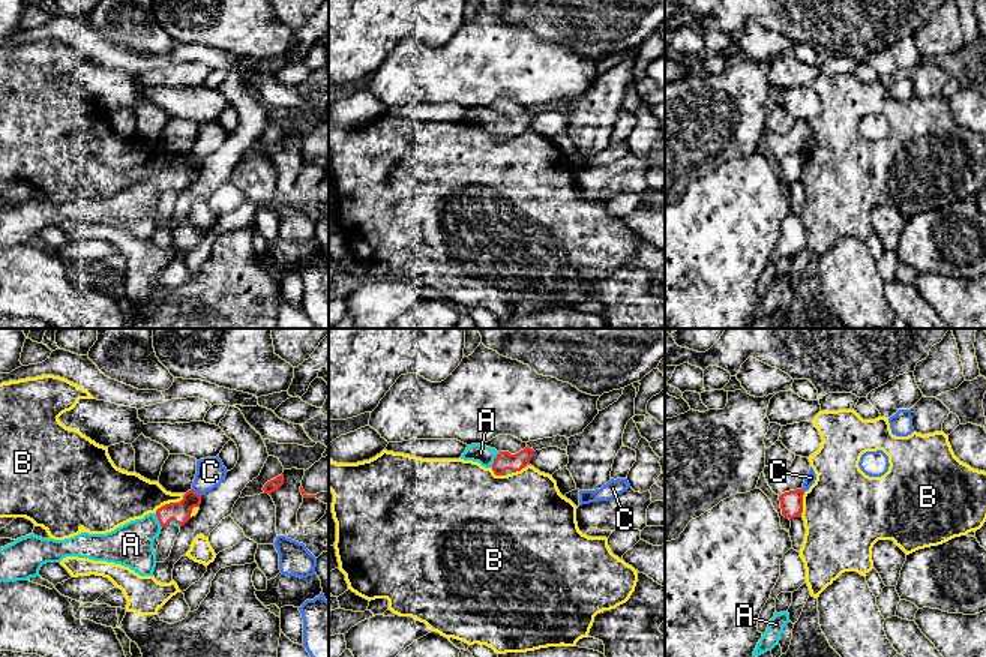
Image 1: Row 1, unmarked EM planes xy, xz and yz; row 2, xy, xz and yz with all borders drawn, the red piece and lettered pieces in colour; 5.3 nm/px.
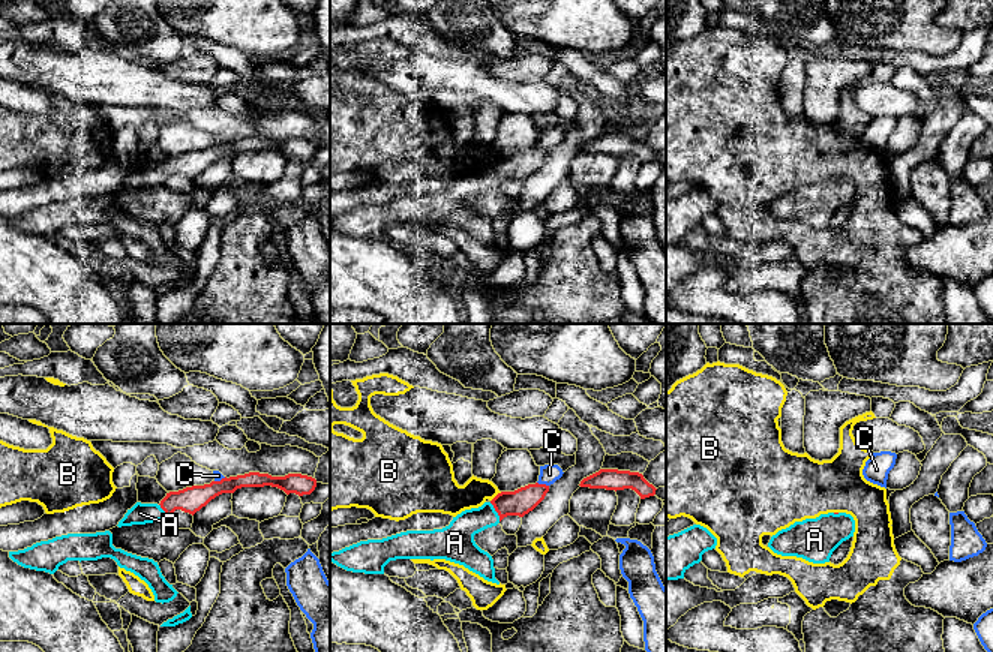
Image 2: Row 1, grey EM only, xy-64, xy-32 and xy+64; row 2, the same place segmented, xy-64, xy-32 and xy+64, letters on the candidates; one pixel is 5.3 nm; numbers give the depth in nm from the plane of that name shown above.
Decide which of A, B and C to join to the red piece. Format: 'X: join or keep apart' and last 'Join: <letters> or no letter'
A: join
B: keep apart
C: keep apart
Join: A

